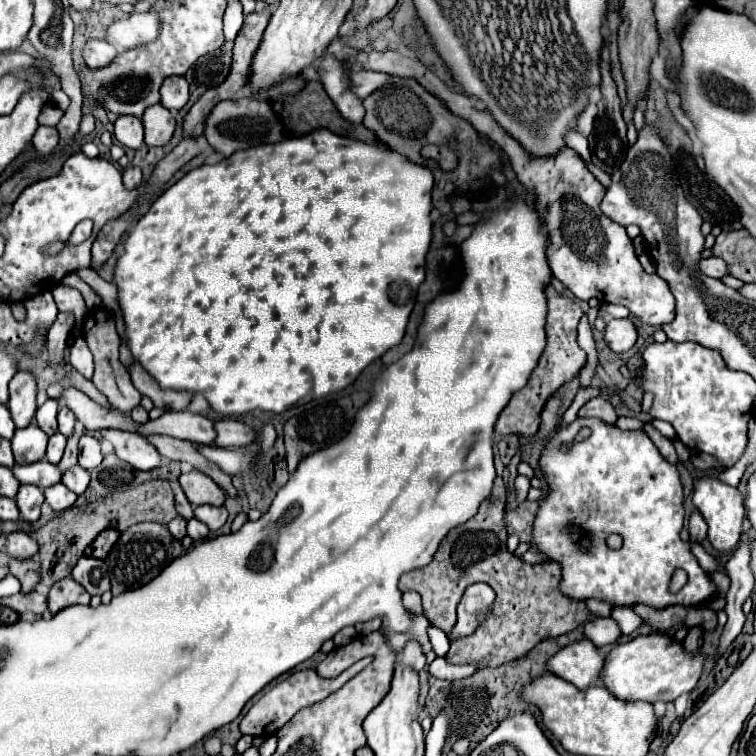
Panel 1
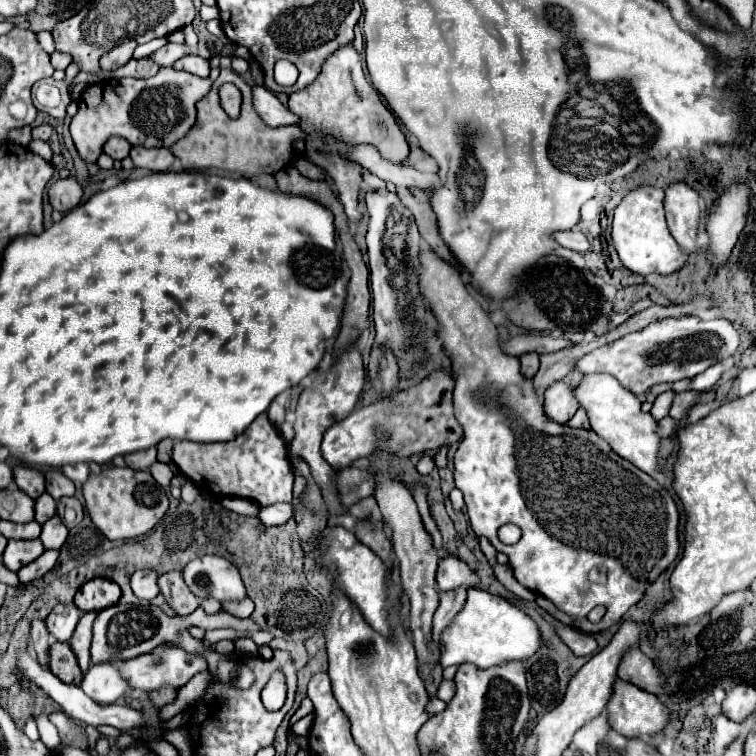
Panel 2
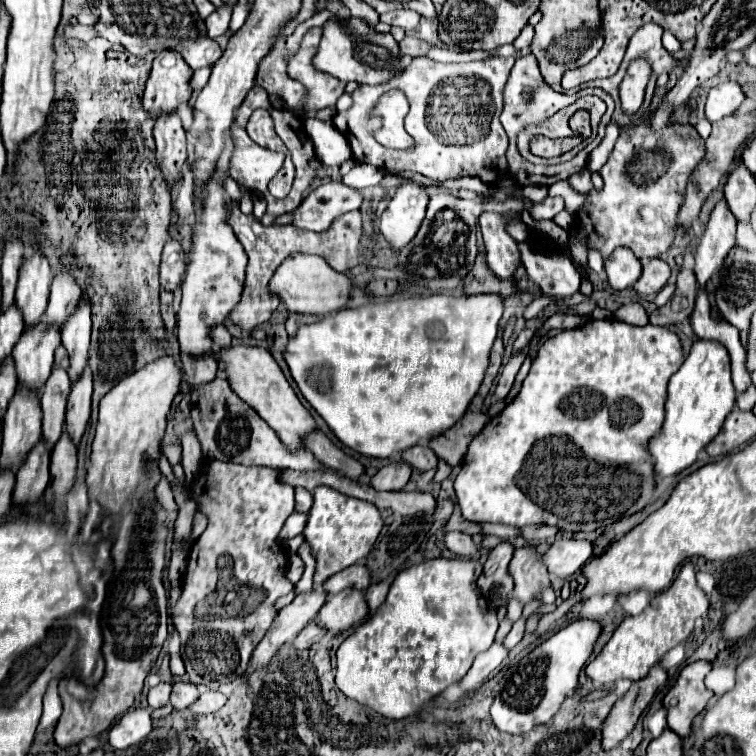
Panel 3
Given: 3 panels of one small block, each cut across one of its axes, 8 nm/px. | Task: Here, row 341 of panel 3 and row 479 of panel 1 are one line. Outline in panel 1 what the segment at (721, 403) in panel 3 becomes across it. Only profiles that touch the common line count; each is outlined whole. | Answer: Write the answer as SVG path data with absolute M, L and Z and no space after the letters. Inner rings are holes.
M698 478L694 482L694 506L702 512L706 524L708 524L708 540L714 550L718 552L732 552L736 544L740 542L742 534L742 518L744 518L744 504L738 488L732 488L720 480L714 478Z

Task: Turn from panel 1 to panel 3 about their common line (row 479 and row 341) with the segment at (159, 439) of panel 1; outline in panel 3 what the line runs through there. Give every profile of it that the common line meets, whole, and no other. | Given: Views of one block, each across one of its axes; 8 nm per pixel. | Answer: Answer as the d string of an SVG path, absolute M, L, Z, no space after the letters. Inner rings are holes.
M218 324L216 328L212 328L212 330L210 330L210 336L212 336L212 342L214 342L214 350L226 348L226 346L230 346L230 342L232 342L232 336L228 334L228 330L226 330L222 324Z

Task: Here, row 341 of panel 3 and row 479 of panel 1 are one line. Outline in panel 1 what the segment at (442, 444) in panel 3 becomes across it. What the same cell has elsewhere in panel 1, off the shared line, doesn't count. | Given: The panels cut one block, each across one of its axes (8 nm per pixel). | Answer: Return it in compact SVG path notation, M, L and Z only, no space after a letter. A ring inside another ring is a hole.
M498 476L492 496L482 502L478 514L456 526L440 542L434 560L418 570L406 572L400 578L400 592L416 590L422 596L422 608L432 626L450 632L456 622L456 606L464 590L474 582L486 582L494 588L496 598L490 618L464 639L450 642L446 660L452 664L470 664L482 660L482 666L500 666L504 662L526 656L544 638L558 638L576 630L592 618L584 600L564 596L560 592L562 566L558 562L528 564L506 548L506 486Z

